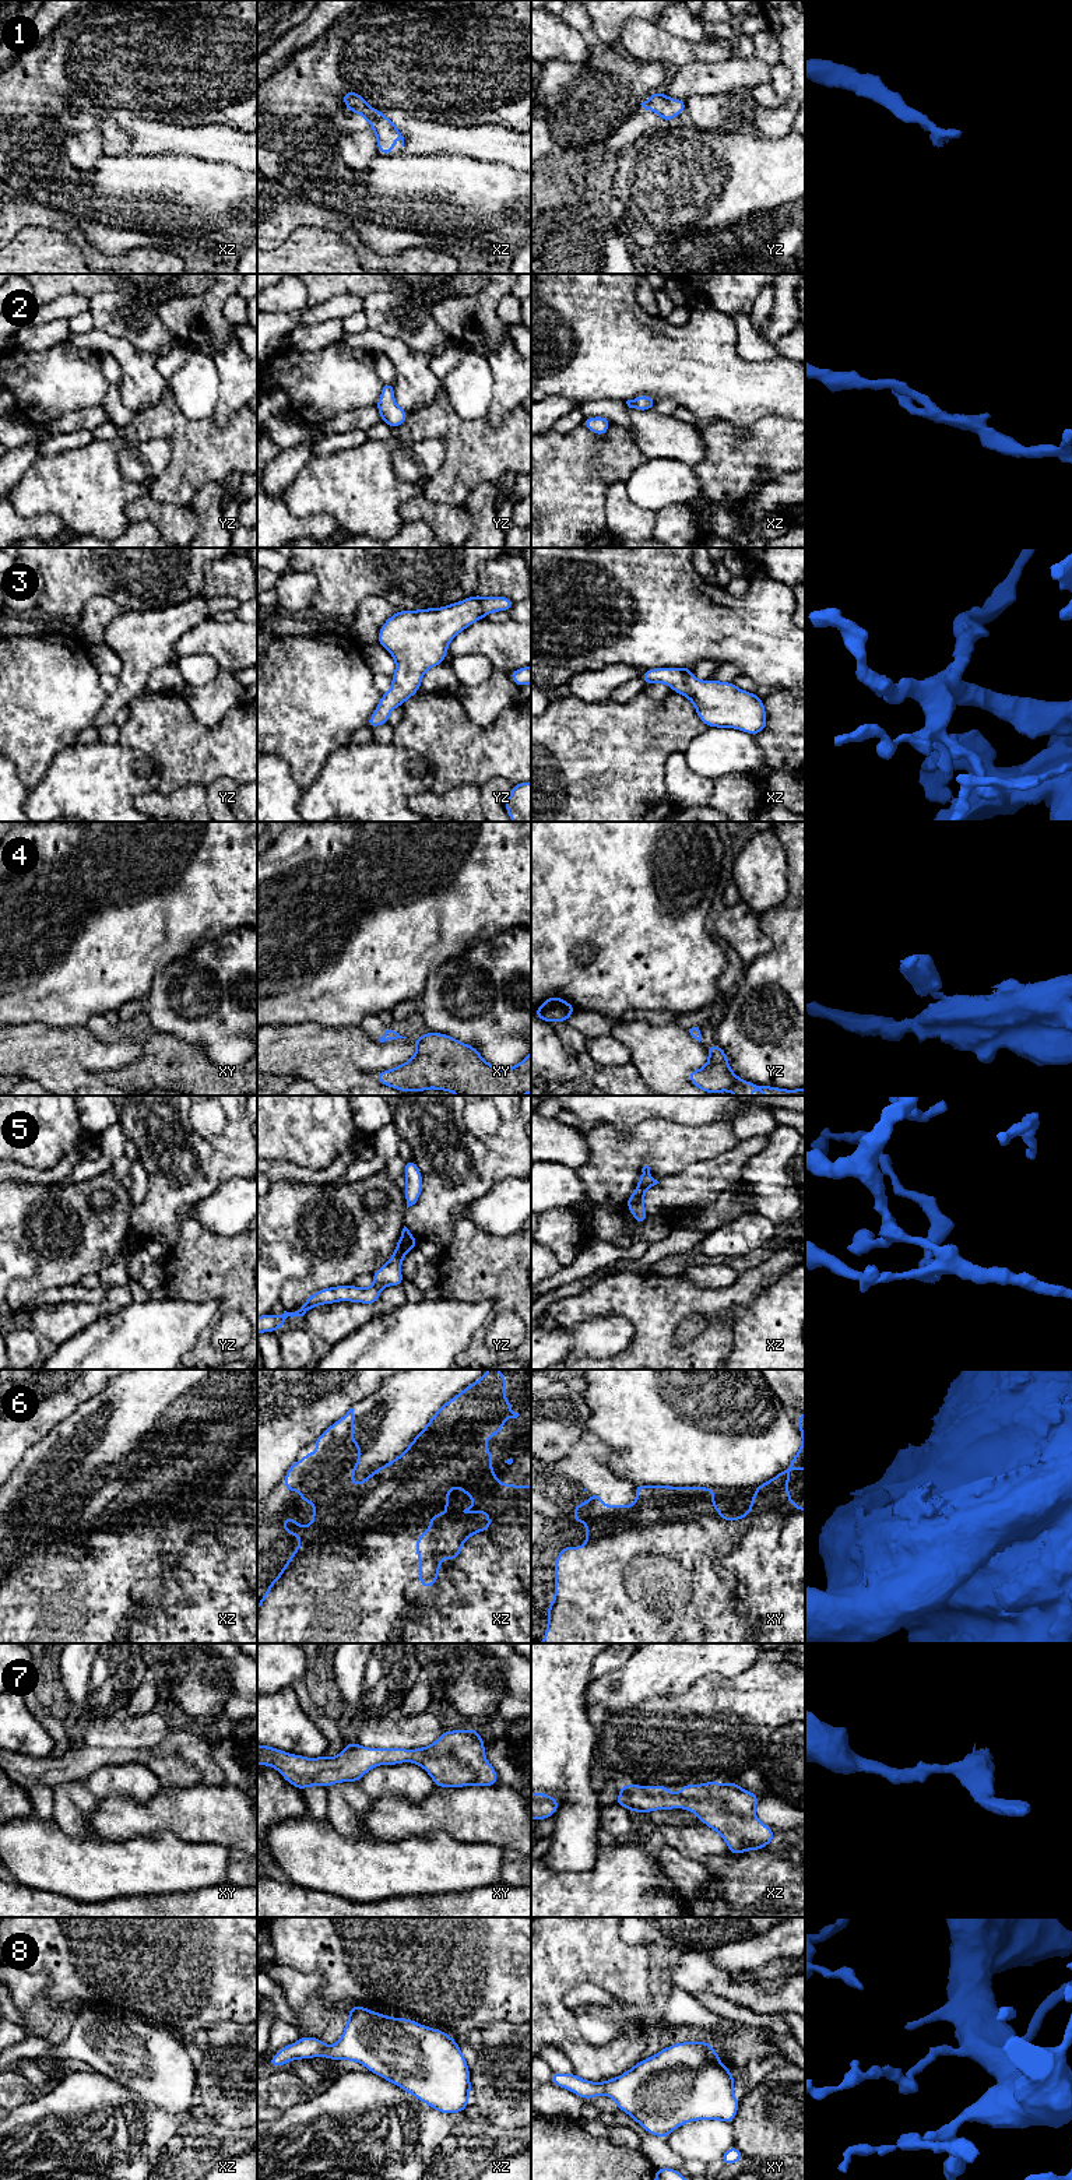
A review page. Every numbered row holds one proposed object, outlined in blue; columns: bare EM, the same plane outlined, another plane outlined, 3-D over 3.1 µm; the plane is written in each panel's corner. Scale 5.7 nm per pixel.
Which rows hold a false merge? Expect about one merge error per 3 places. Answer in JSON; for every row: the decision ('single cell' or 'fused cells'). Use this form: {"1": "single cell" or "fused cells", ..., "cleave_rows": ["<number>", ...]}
{"1": "single cell", "2": "single cell", "3": "single cell", "4": "single cell", "5": "single cell", "6": "fused cells", "7": "single cell", "8": "single cell", "cleave_rows": ["6"]}

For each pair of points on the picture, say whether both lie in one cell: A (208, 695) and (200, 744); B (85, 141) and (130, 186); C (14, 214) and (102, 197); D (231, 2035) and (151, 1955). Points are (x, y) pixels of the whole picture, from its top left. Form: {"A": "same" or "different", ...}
{"A": "different", "B": "different", "C": "different", "D": "different"}

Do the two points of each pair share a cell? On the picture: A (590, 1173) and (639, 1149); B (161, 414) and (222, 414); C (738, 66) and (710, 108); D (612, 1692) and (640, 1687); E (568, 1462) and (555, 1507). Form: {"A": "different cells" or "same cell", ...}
{"A": "same cell", "B": "different cells", "C": "different cells", "D": "same cell", "E": "same cell"}

